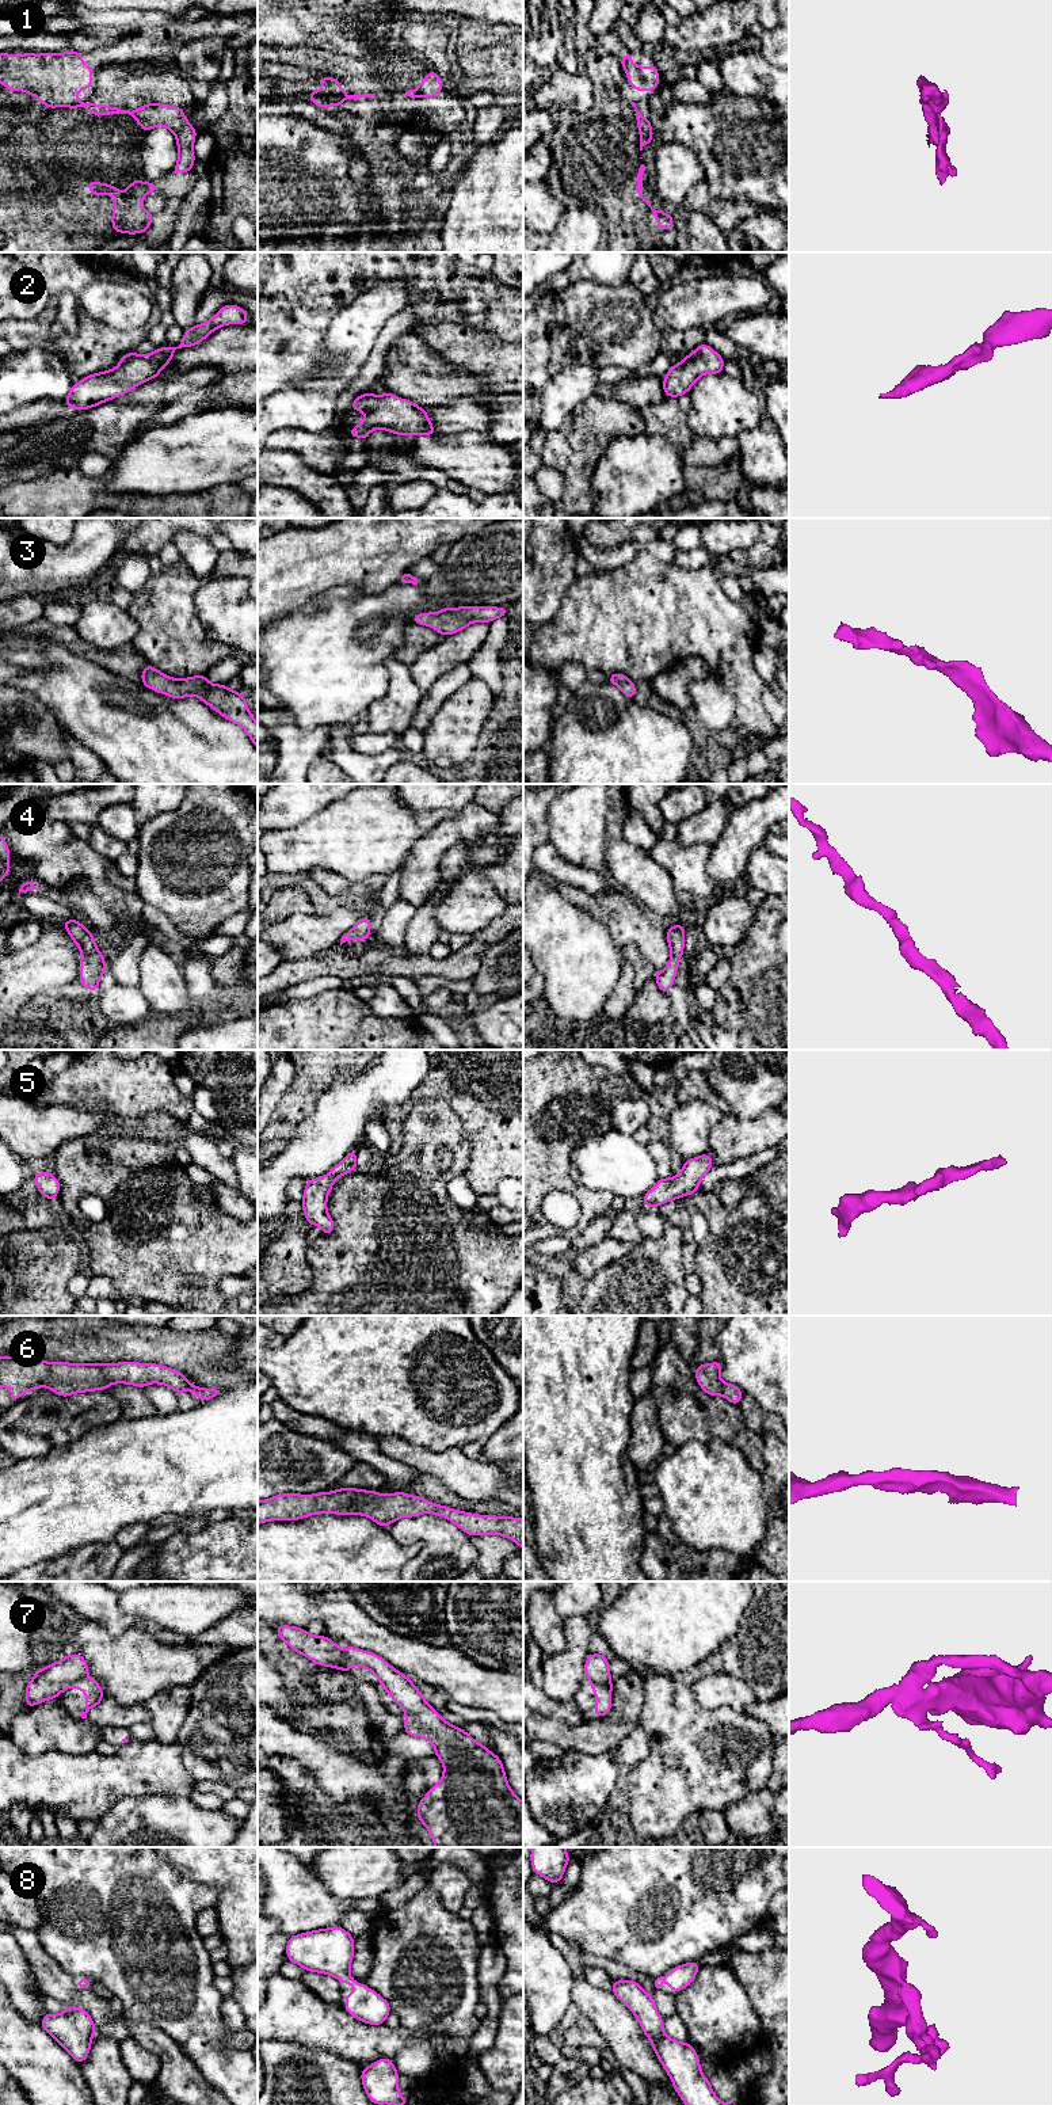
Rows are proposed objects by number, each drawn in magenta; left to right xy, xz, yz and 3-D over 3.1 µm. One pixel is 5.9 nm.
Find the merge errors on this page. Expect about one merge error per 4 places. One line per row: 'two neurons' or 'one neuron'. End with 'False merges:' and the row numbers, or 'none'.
1: two neurons
2: one neuron
3: one neuron
4: one neuron
5: one neuron
6: one neuron
7: two neurons
8: one neuron
False merges: 1, 7

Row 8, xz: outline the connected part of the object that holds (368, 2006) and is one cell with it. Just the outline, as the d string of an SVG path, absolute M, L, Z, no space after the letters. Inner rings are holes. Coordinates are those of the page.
M342 1926L320 1929L289 1937L287 1960L305 1971L333 1976L344 1984L351 1984L355 1994L343 1994L348 2014L370 2025L384 2025L390 2013L390 2005L367 1986L350 1976L354 1957L354 1937Z

